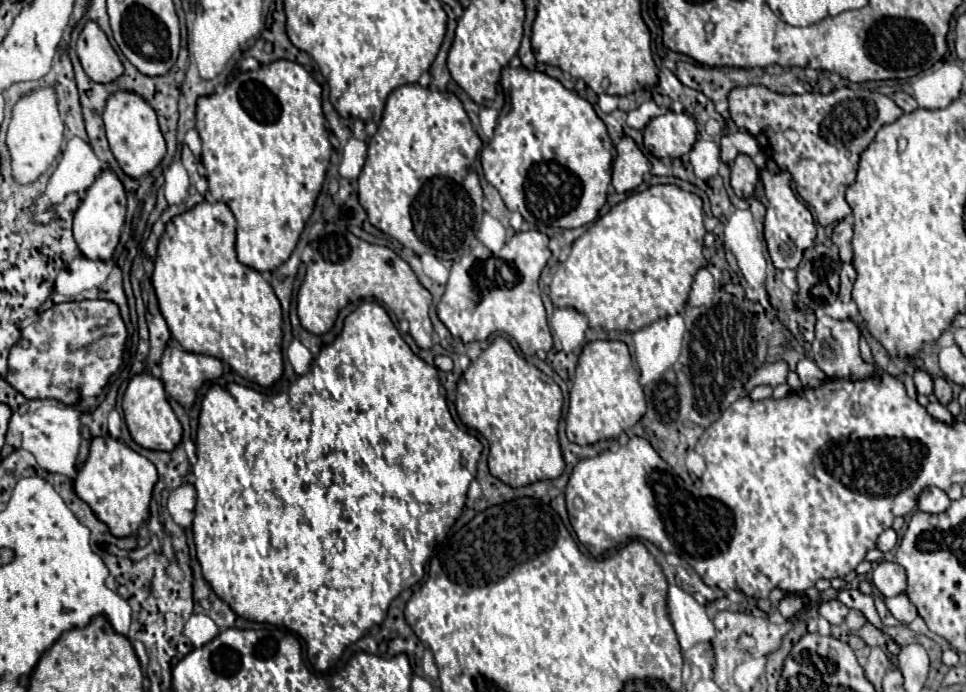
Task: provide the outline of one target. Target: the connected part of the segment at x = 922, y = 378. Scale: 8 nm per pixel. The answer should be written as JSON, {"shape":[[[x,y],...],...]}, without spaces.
{"shape":[[[916,370],[916,374],[914,374],[914,384],[916,384],[918,394],[926,394],[926,396],[930,396],[930,394],[934,392],[932,378],[930,378],[924,370]]]}

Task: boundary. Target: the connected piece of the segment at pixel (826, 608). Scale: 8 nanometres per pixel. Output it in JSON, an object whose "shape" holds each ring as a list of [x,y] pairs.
{"shape":[[[830,600],[830,602],[824,602],[820,606],[820,616],[824,616],[830,624],[838,624],[838,626],[844,622],[848,612],[850,610],[842,602],[838,602],[838,600]]]}

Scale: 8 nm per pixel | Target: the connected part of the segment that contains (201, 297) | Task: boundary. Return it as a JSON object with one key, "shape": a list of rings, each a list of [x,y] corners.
{"shape":[[[204,200],[202,204],[194,206],[192,210],[172,218],[168,224],[166,224],[166,232],[158,244],[158,256],[156,256],[156,264],[154,264],[154,274],[152,274],[152,284],[154,284],[154,290],[156,290],[156,296],[158,296],[158,304],[160,304],[160,310],[164,314],[164,320],[174,336],[174,340],[182,346],[182,350],[186,352],[194,352],[194,354],[206,354],[206,356],[214,356],[226,364],[230,364],[230,368],[234,372],[238,372],[242,378],[250,380],[250,382],[256,382],[264,388],[272,386],[274,382],[280,380],[282,376],[282,308],[280,308],[280,302],[272,290],[272,286],[262,278],[260,272],[244,266],[238,262],[236,258],[236,250],[234,250],[234,242],[236,242],[236,218],[234,214],[230,212],[230,208],[224,204],[224,202],[208,202]]]}

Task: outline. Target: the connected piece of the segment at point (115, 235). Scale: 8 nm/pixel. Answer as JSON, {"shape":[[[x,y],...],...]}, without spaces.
{"shape":[[[102,170],[102,174],[96,178],[96,182],[86,190],[86,198],[80,202],[80,206],[74,214],[72,232],[74,232],[74,240],[78,244],[78,250],[90,260],[110,260],[114,254],[114,248],[118,246],[118,240],[120,240],[124,216],[126,216],[124,188],[114,172]]]}

